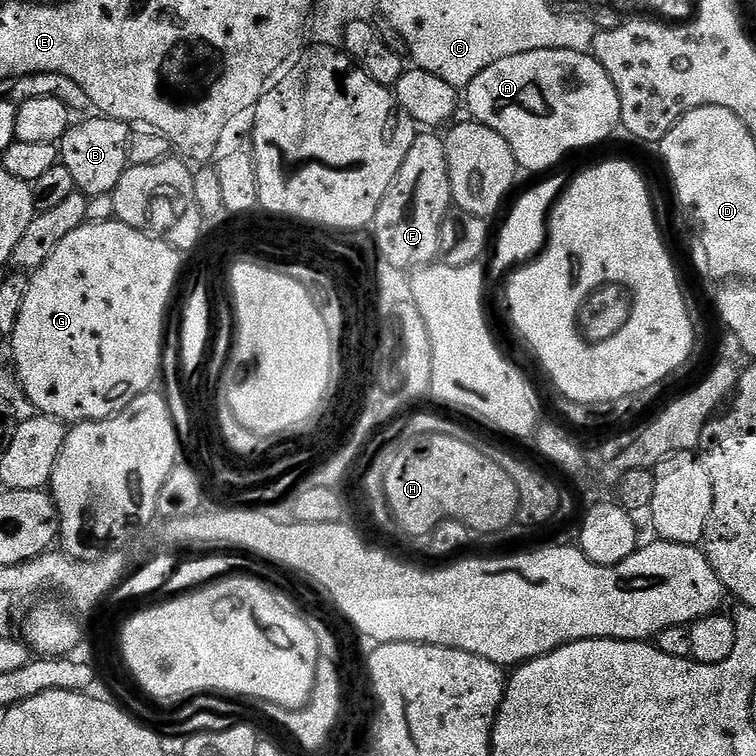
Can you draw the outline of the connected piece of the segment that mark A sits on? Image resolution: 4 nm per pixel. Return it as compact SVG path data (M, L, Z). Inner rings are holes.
M559 48L558 50L526 50L526 54L510 54L510 58L502 58L502 62L494 62L494 66L486 66L486 70L482 70L482 74L478 74L478 78L474 78L474 82L468 84L466 95L468 95L468 108L472 111L471 119L475 123L490 126L490 130L494 130L494 134L502 134L502 138L506 138L506 146L510 146L517 165L523 171L525 168L528 172L545 171L544 173L547 173L552 170L547 170L547 168L554 167L567 152L576 152L579 148L590 147L591 144L600 144L615 128L621 127L618 90L614 86L614 82L610 82L610 74L606 74L606 70L596 61L595 56L588 52L575 52Z

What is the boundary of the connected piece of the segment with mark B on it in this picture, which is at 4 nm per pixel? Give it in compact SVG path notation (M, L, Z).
M93 115L93 120L73 123L58 145L58 160L70 170L77 189L91 198L98 194L112 194L122 174L130 167L128 147L134 135L133 129L122 120Z

